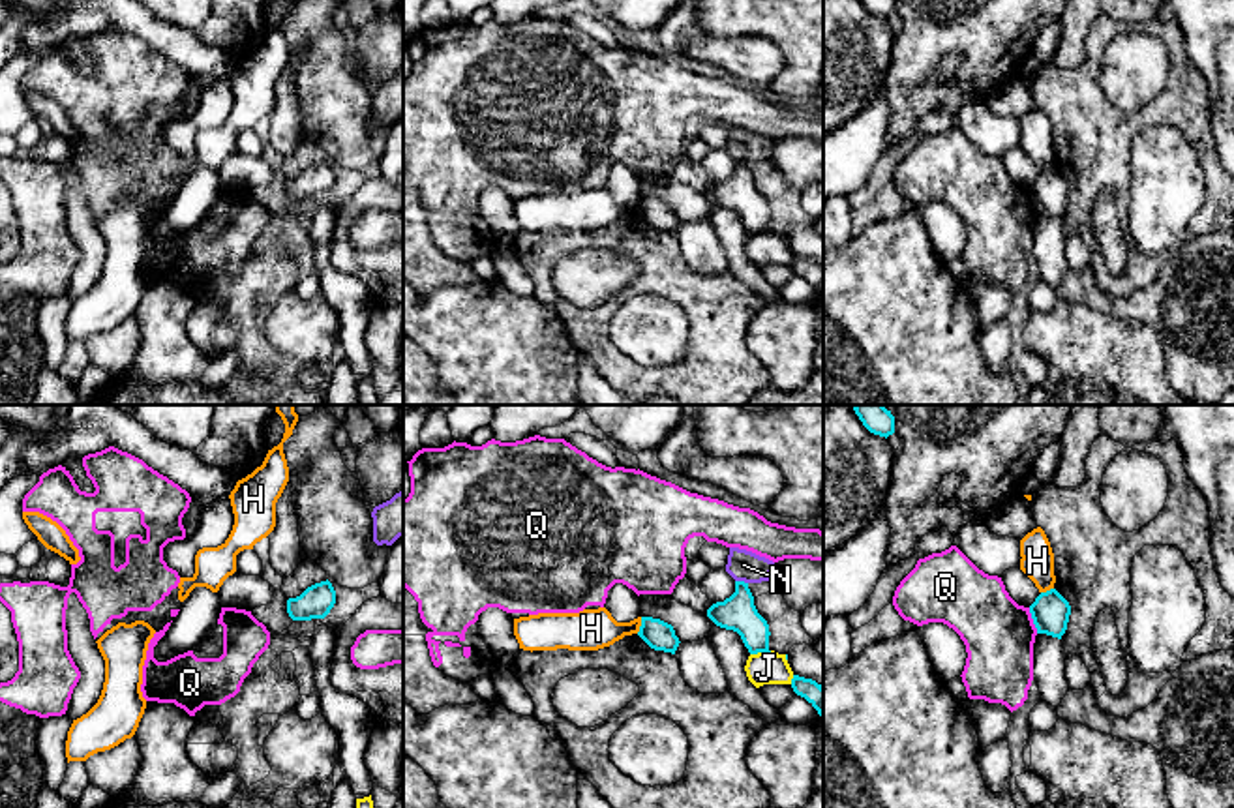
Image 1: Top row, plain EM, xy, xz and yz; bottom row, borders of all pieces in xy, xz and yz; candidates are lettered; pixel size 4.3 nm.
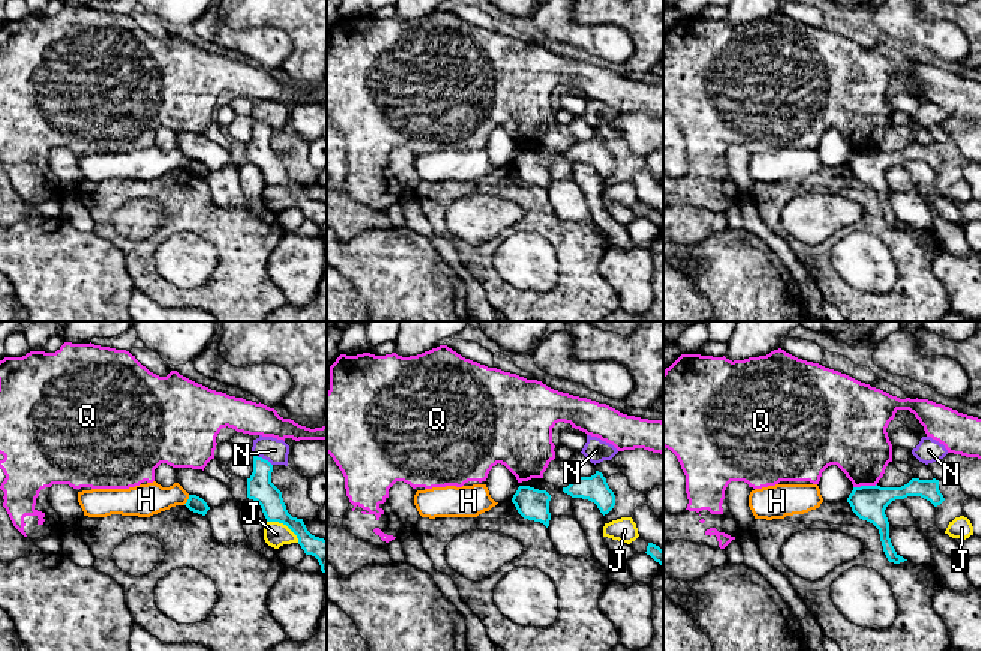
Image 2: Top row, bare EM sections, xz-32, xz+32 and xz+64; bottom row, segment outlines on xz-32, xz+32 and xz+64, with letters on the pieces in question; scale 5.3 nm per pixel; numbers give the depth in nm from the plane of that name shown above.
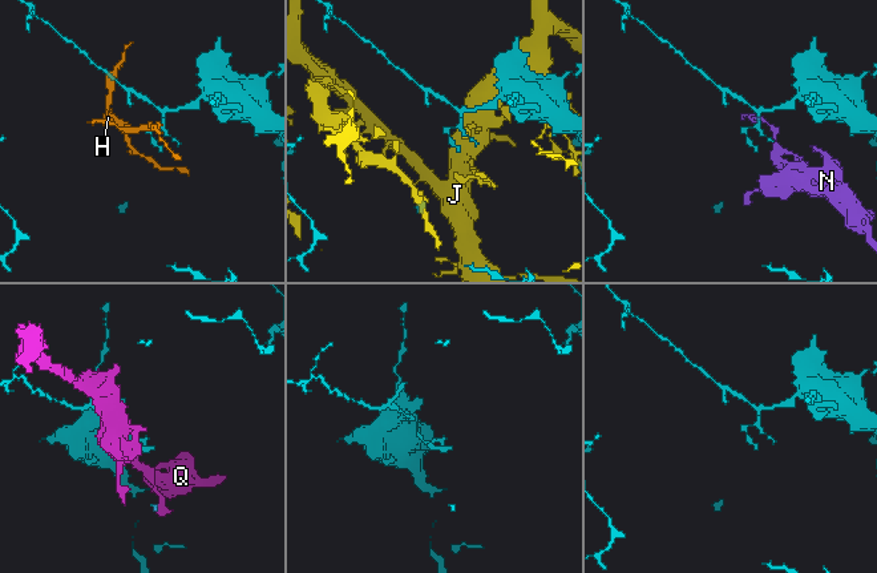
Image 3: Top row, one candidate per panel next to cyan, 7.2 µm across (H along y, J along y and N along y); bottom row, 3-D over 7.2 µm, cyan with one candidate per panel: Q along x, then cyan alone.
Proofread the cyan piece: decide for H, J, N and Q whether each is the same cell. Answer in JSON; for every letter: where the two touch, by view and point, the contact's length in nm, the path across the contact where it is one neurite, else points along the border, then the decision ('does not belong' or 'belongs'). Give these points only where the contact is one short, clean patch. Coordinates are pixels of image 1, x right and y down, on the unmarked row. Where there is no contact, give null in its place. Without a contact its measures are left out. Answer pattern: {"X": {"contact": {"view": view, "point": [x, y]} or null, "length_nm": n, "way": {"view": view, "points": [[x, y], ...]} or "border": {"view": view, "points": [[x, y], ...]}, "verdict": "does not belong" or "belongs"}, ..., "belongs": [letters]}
{"H": {"contact": {"view": "xz", "point": [642, 205]}, "length_nm": 80, "border": {"view": "xz", "points": [[642, 197], [636, 212]]}, "verdict": "does not belong"}, "J": {"contact": {"view": "xz", "point": [760, 231]}, "length_nm": 100, "verdict": "does not belong"}, "N": {"contact": {"view": "xz", "point": [741, 162]}, "length_nm": 60, "verdict": "does not belong"}, "Q": {"contact": {"view": "yz", "point": [1034, 201]}, "length_nm": 120, "verdict": "does not belong"}, "belongs": []}

